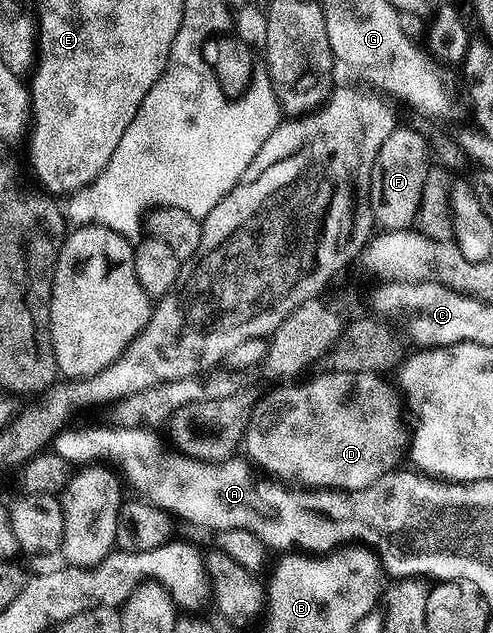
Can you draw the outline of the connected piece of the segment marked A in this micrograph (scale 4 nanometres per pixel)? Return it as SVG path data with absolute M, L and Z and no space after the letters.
M89 426L86 430L69 429L63 428L54 435L52 453L70 464L93 464L98 460L122 462L129 469L130 484L142 490L150 503L161 511L179 514L197 526L206 526L213 532L246 529L277 552L328 552L329 542L333 542L333 534L337 534L337 526L325 522L325 512L293 506L285 493L281 494L286 487L258 476L244 457L230 456L221 461L204 462L173 448L165 450L166 443L163 438L161 443L157 435L160 433L149 428L103 430Z

